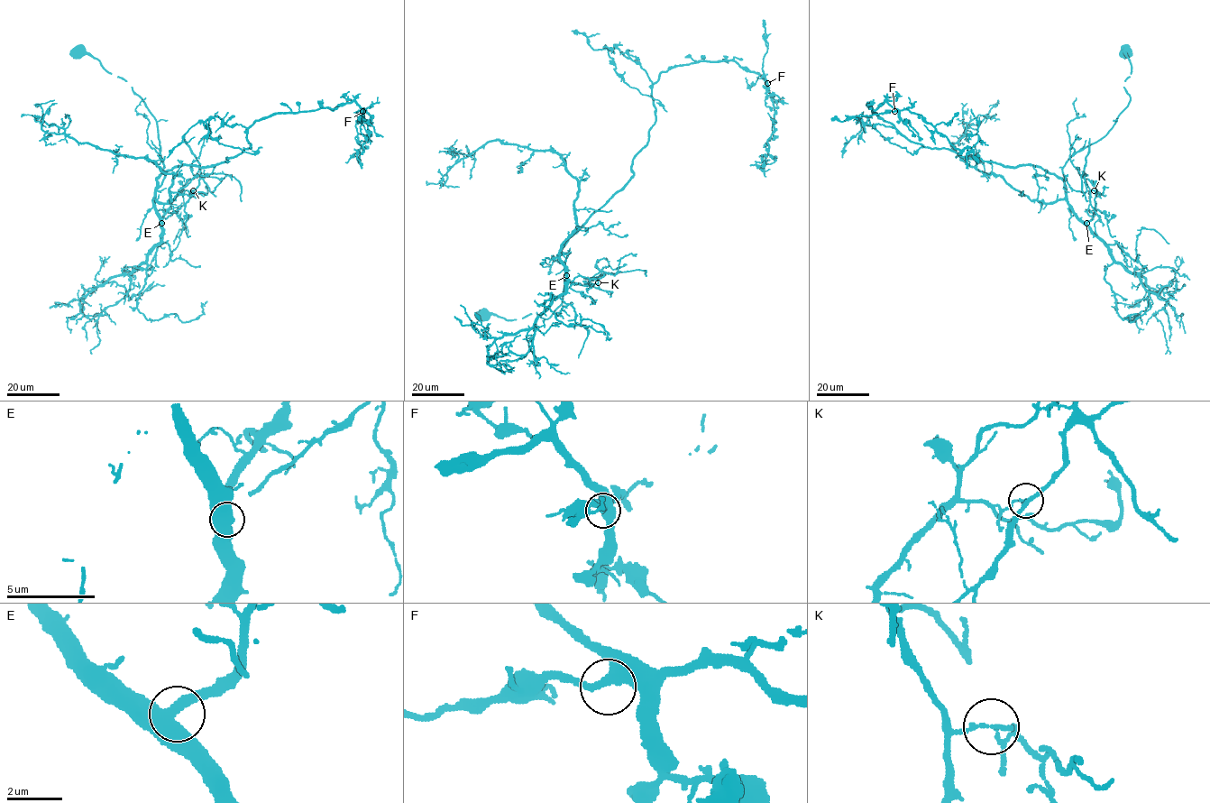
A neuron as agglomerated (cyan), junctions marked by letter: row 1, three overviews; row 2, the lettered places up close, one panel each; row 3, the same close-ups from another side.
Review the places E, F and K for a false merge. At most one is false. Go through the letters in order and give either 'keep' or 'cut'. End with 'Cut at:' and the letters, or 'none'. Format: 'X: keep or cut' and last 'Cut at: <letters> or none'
E: keep
F: keep
K: cut
Cut at: K

